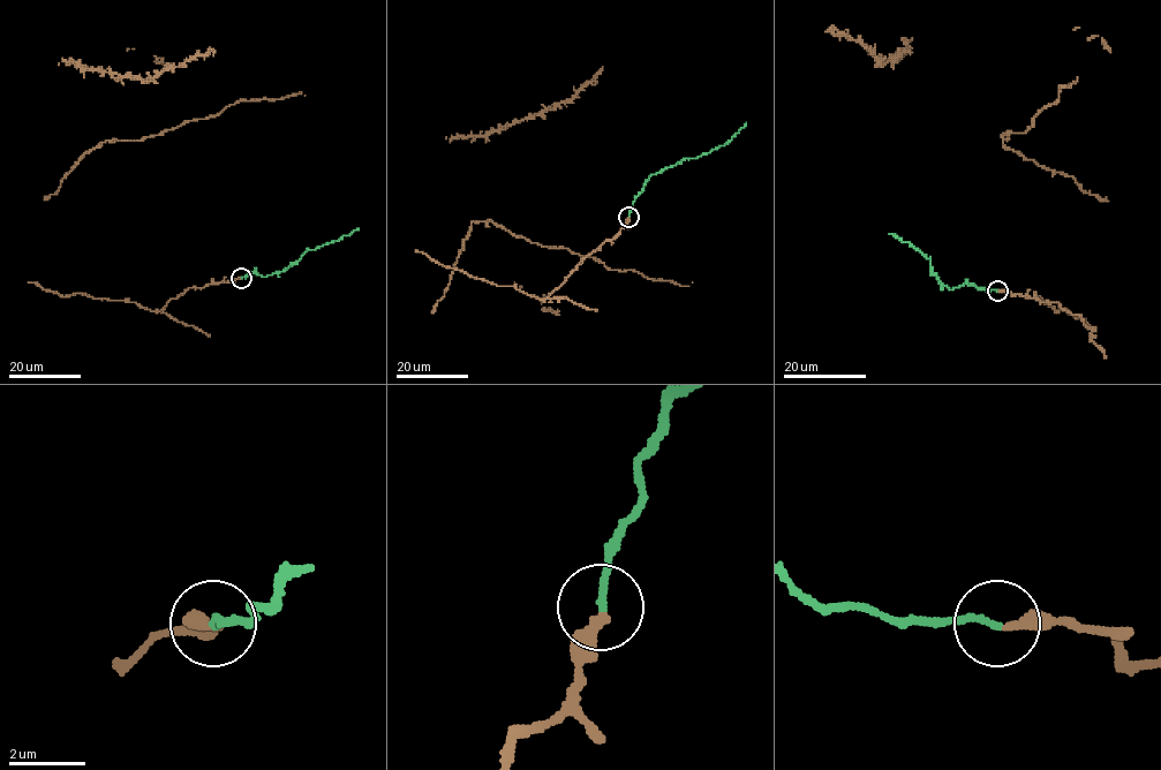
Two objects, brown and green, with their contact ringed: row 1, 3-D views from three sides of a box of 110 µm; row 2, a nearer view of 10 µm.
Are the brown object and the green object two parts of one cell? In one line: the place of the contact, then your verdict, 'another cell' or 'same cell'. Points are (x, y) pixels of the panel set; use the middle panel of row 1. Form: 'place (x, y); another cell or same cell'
place (628, 217); same cell

